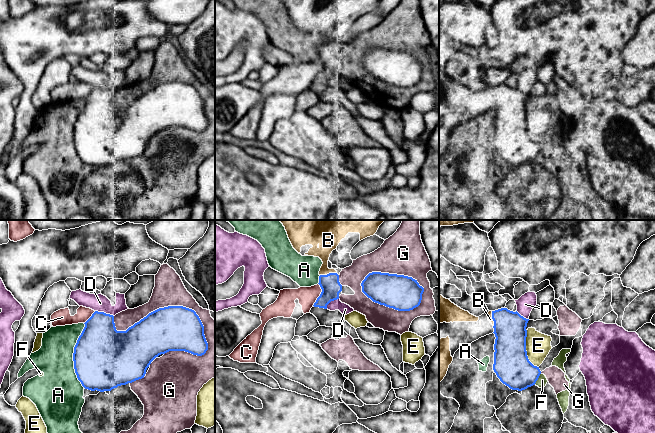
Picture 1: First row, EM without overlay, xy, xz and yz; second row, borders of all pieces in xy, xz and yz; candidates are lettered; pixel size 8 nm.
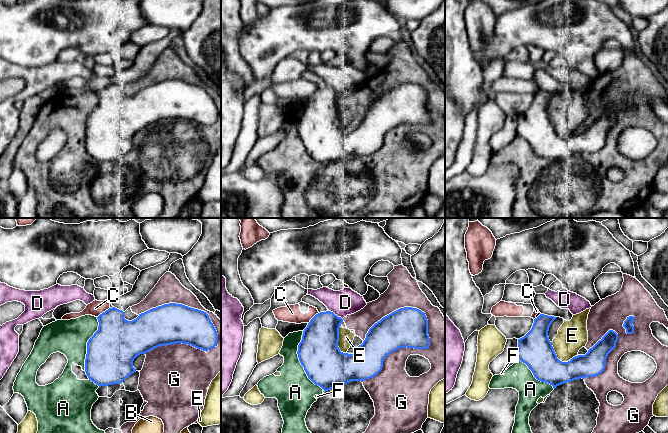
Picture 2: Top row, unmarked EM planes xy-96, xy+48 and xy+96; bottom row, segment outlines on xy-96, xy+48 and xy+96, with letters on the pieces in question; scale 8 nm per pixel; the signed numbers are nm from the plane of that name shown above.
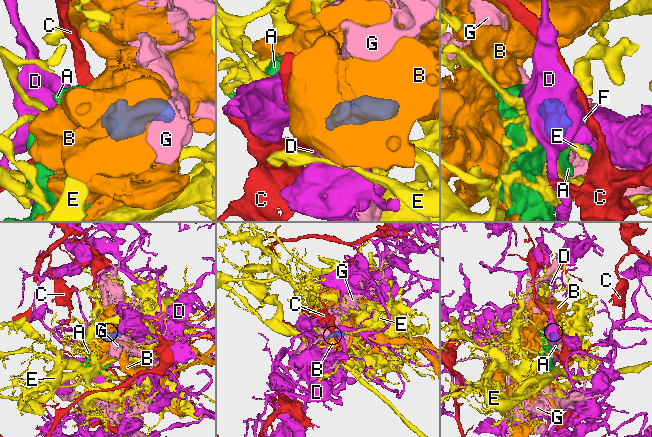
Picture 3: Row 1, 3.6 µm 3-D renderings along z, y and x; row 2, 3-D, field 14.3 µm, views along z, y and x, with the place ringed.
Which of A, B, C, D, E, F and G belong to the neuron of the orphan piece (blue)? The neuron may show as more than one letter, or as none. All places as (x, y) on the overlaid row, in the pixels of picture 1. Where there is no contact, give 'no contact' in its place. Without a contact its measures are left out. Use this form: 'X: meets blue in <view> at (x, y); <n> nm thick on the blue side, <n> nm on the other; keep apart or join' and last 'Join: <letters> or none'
A: meets blue in xy at (73, 355); 500 nm thick on the blue side, 280 nm on the other; keep apart
B: meets blue in xz at (328, 274); 160 nm thick on the blue side, 140 nm on the other; join
C: meets blue in xz at (320, 294); 160 nm thick on the blue side, 160 nm on the other; keep apart
D: meets blue in xy at (103, 312); 340 nm thick on the blue side, 140 nm on the other; keep apart
E: meets blue in yz at (525, 350); 280 nm thick on the blue side, 200 nm on the other; keep apart
F: meets blue in yz at (537, 379); 280 nm thick on the blue side, 80 nm on the other; keep apart
G: meets blue in xy at (168, 306); 360 nm thick on the blue side, 240 nm on the other; keep apart
Join: B

